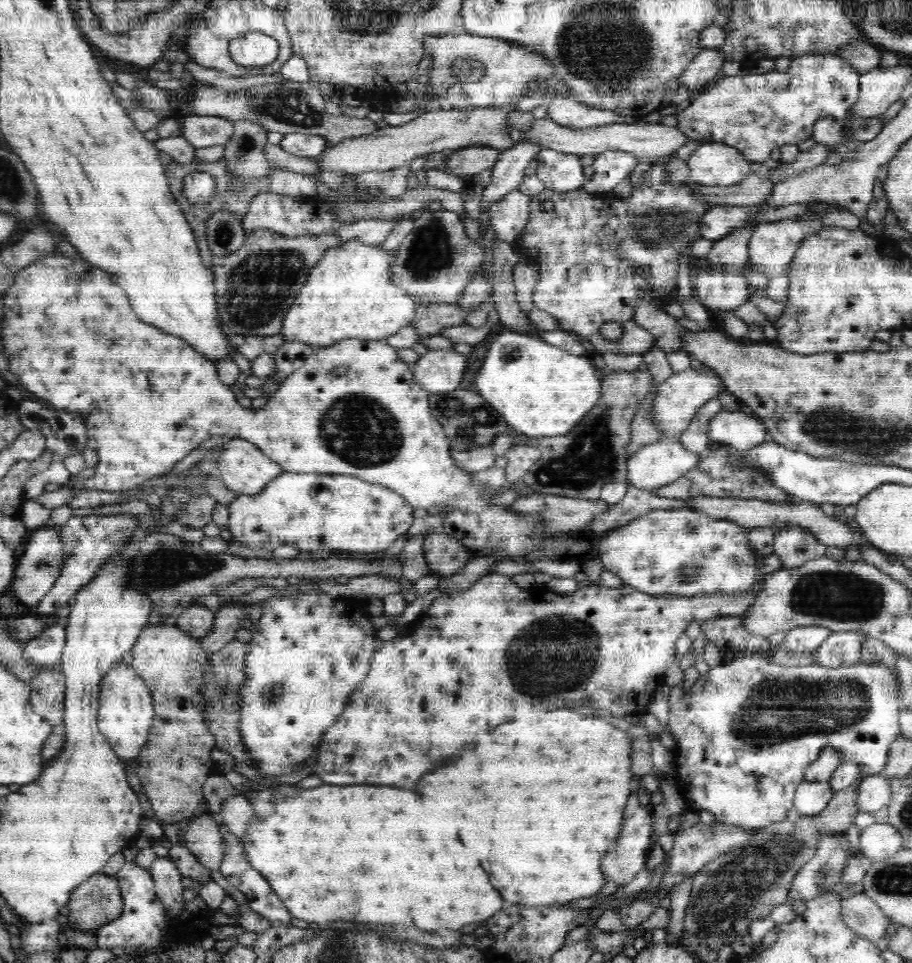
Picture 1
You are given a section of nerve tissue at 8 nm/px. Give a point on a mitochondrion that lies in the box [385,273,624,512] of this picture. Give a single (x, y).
(470, 419)

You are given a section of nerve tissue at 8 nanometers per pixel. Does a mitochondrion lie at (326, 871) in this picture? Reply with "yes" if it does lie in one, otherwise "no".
no

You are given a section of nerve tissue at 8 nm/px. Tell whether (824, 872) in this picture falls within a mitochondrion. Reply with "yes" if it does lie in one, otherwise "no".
yes

